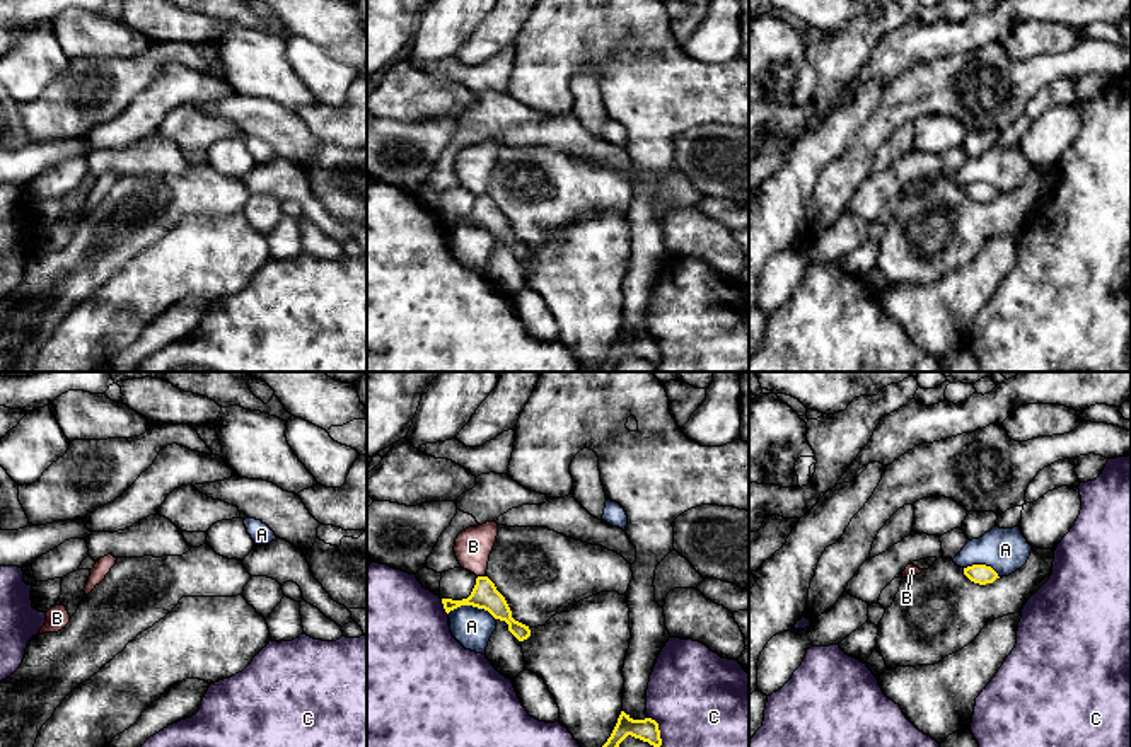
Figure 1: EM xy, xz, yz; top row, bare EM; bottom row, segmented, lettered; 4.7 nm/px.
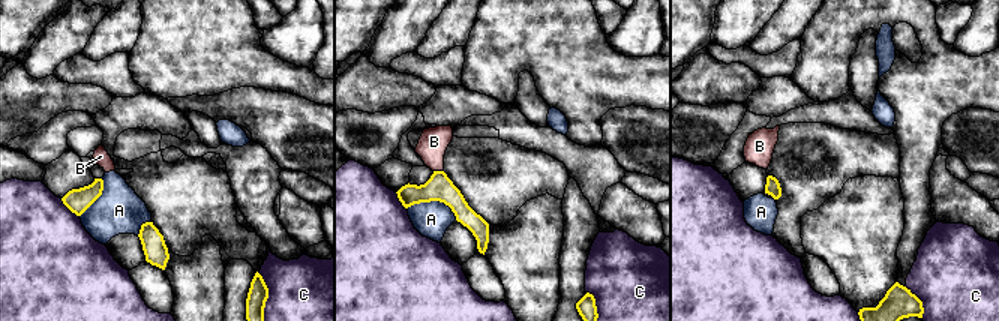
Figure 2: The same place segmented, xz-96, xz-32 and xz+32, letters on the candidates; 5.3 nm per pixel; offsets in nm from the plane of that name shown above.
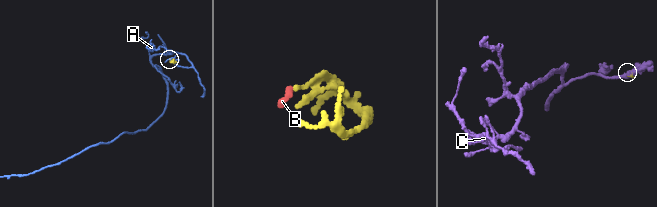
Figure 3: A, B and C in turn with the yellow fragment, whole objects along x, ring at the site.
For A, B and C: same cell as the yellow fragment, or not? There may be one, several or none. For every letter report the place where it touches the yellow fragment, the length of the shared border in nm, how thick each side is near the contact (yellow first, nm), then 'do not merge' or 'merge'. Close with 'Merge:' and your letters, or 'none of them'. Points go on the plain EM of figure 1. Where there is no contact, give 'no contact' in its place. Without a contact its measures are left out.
A: xz (471, 222) | 240 nm | 130/190 nm | do not merge
B: xz (481, 195) | 30 nm | 130/180 nm | do not merge
C: xz (444, 225) | 90 nm | 130/480 nm | do not merge
Merge: none of them

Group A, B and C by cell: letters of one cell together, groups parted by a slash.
A B / C

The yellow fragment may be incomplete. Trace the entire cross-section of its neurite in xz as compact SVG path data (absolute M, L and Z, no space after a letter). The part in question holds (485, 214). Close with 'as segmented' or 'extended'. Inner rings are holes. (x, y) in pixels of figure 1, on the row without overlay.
M488 194L476 196L476 203L467 217L462 218L442 217L442 222L447 232L461 223L473 223L478 227L484 227L495 237L505 239L508 242L508 249L519 259L524 259L531 254L529 244L512 235L512 229L505 215L496 208L495 201Z; as segmented

